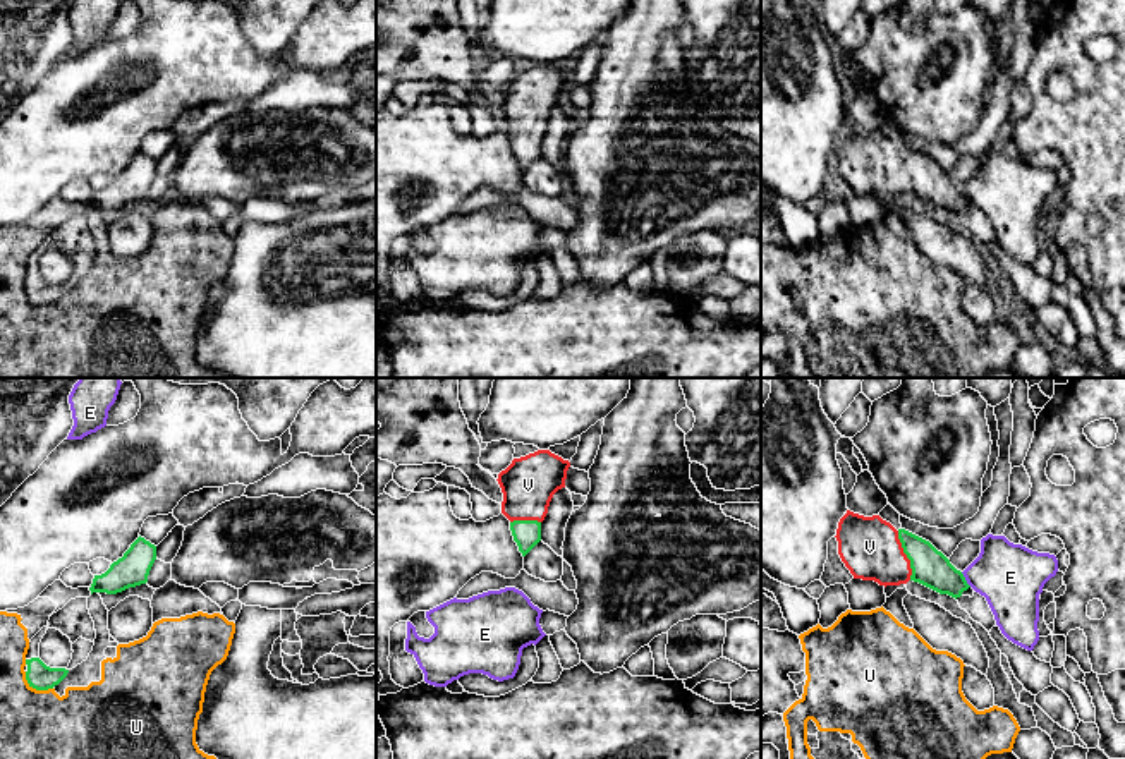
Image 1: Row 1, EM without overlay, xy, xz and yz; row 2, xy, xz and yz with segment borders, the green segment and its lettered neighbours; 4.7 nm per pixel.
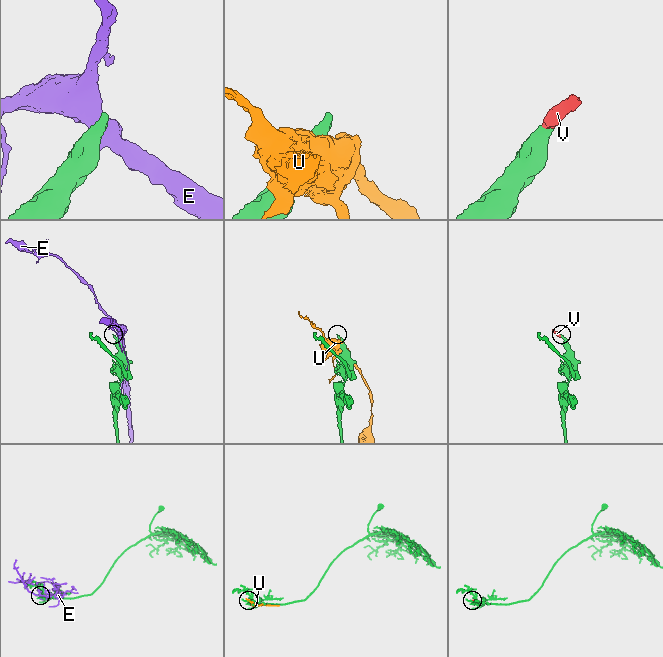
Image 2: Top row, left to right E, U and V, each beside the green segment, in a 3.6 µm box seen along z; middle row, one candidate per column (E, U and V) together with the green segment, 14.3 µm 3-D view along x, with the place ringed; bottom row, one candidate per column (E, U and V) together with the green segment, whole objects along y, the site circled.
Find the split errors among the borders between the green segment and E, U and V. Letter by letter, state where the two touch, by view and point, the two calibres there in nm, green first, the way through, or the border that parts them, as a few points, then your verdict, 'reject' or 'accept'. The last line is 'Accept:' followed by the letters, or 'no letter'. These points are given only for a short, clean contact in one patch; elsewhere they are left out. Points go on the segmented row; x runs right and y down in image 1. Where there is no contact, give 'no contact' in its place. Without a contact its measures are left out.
E: contact yz (964, 579); calibres 180 and 300 nm; reject
U: contact xy (35, 687); calibres 120 and 320 nm; border xy (24, 672), (24, 679), (33, 687), (52, 689); reject
V: contact yz (906, 553); calibres 180 and 280 nm; way yz (930, 567), (906, 553), (880, 553), (869, 546); accept
Accept: V

